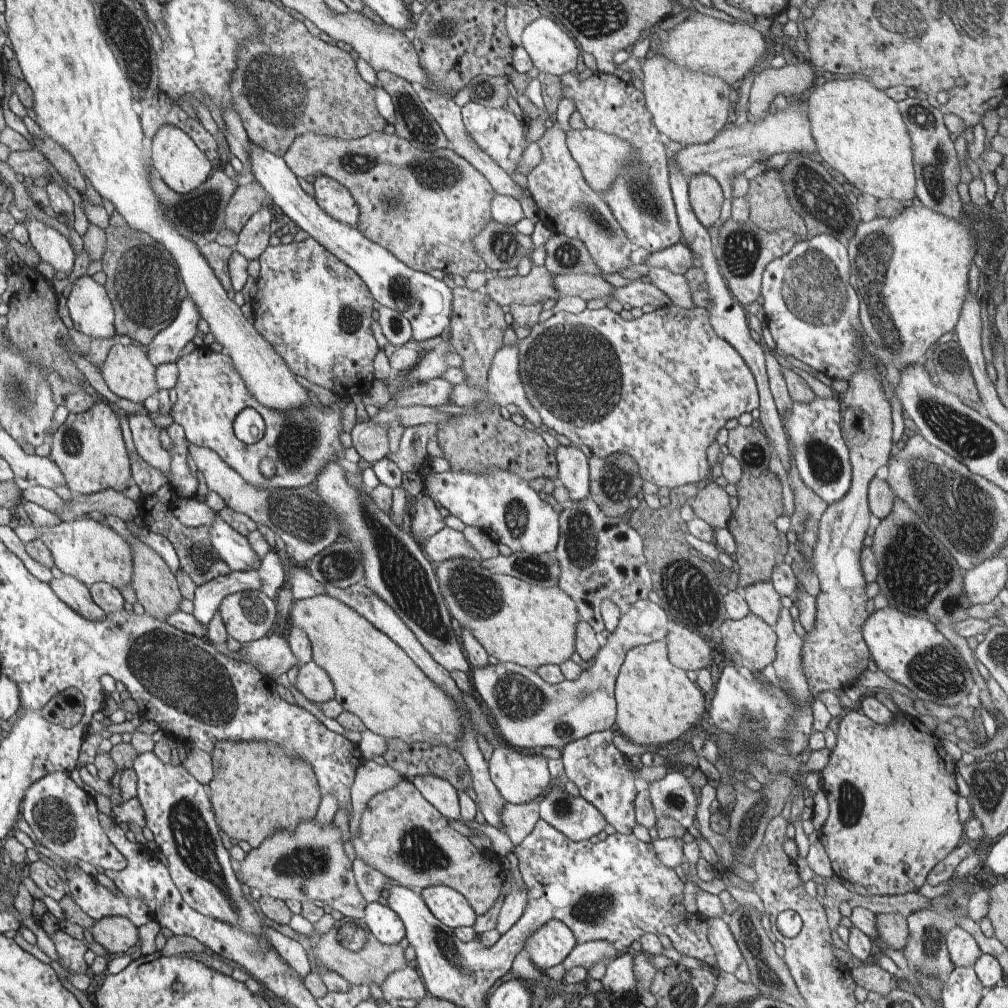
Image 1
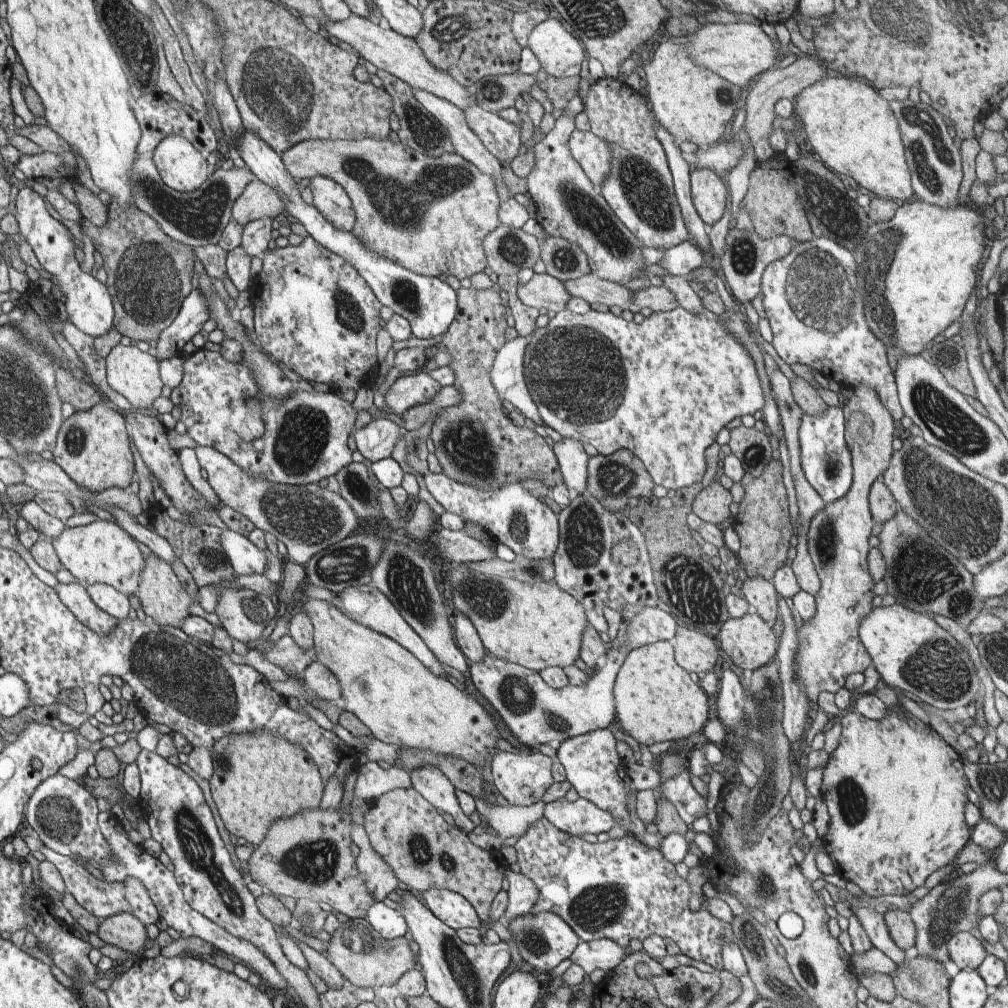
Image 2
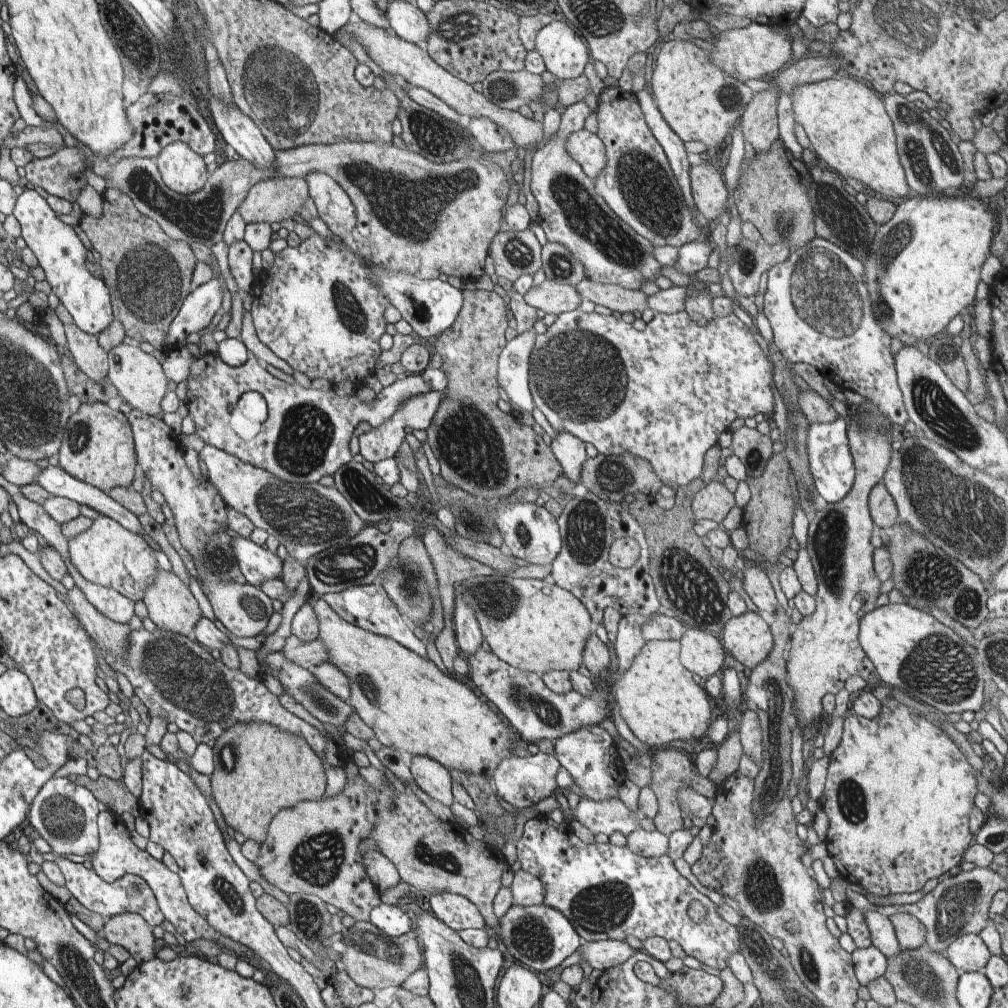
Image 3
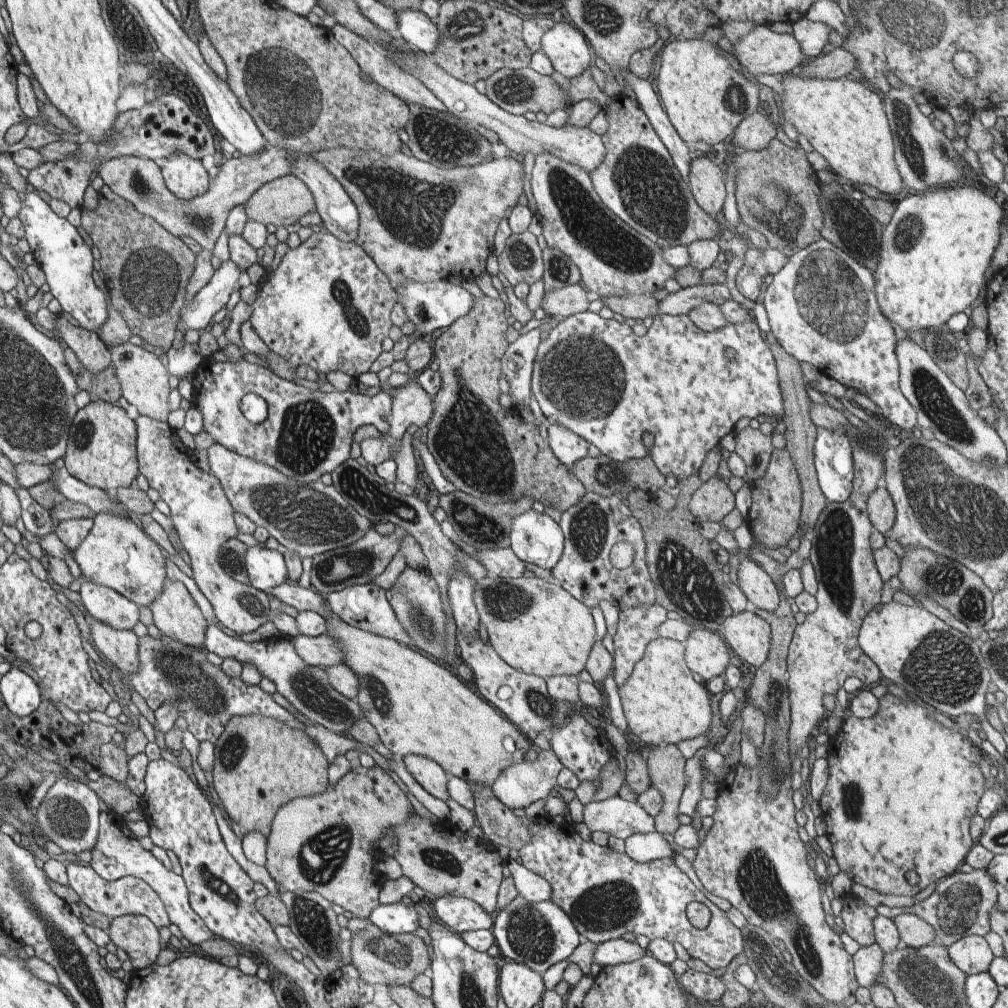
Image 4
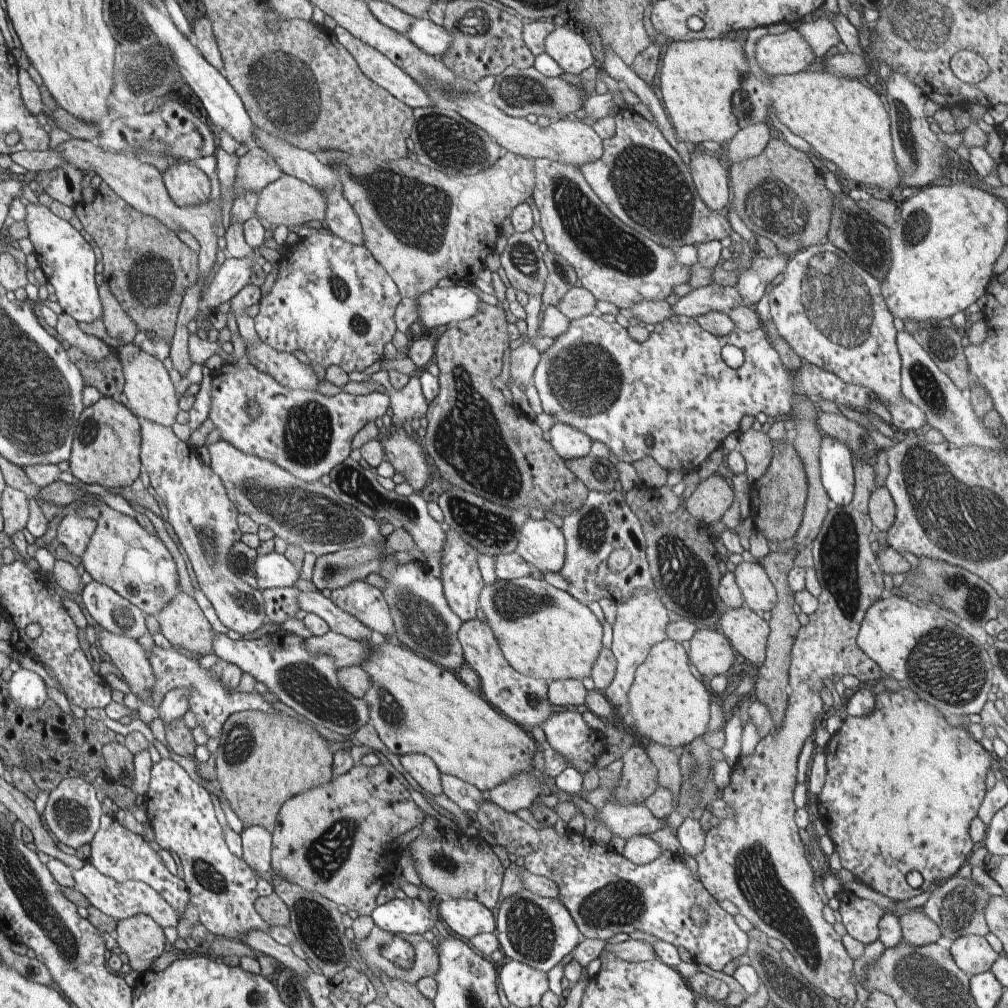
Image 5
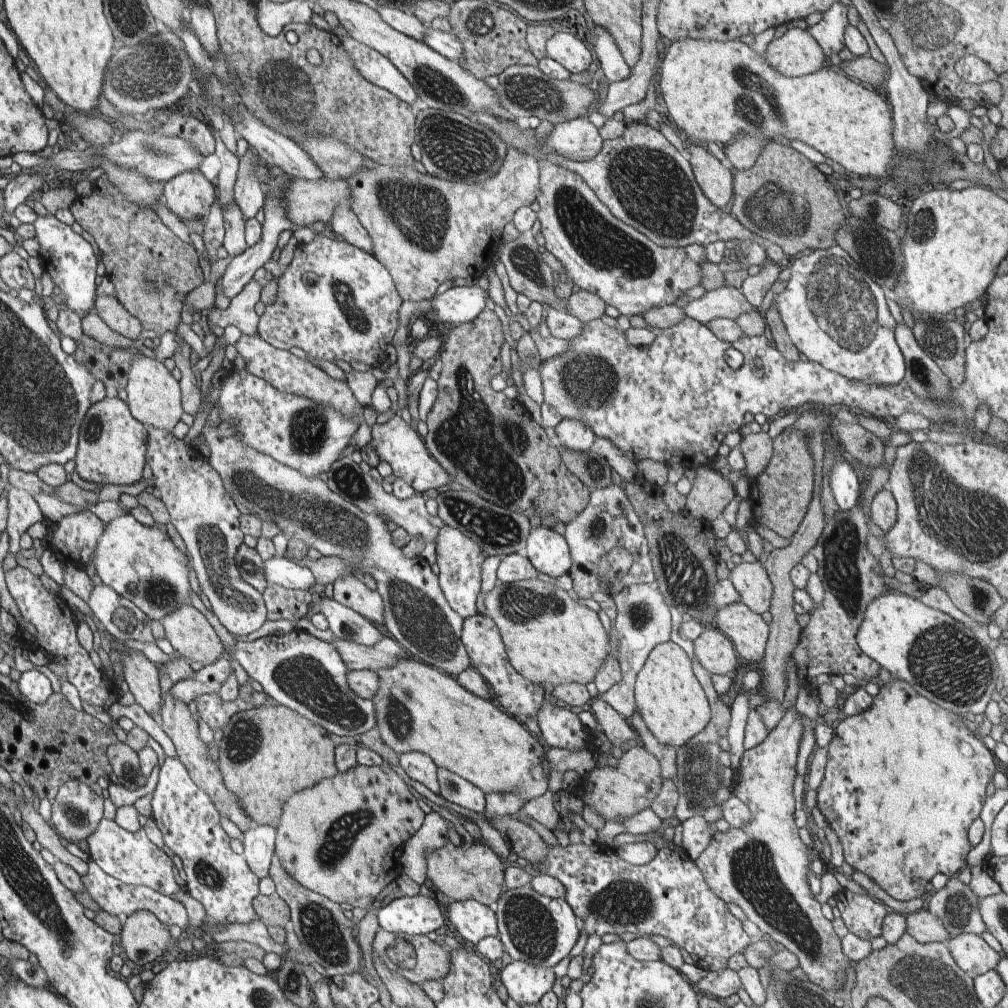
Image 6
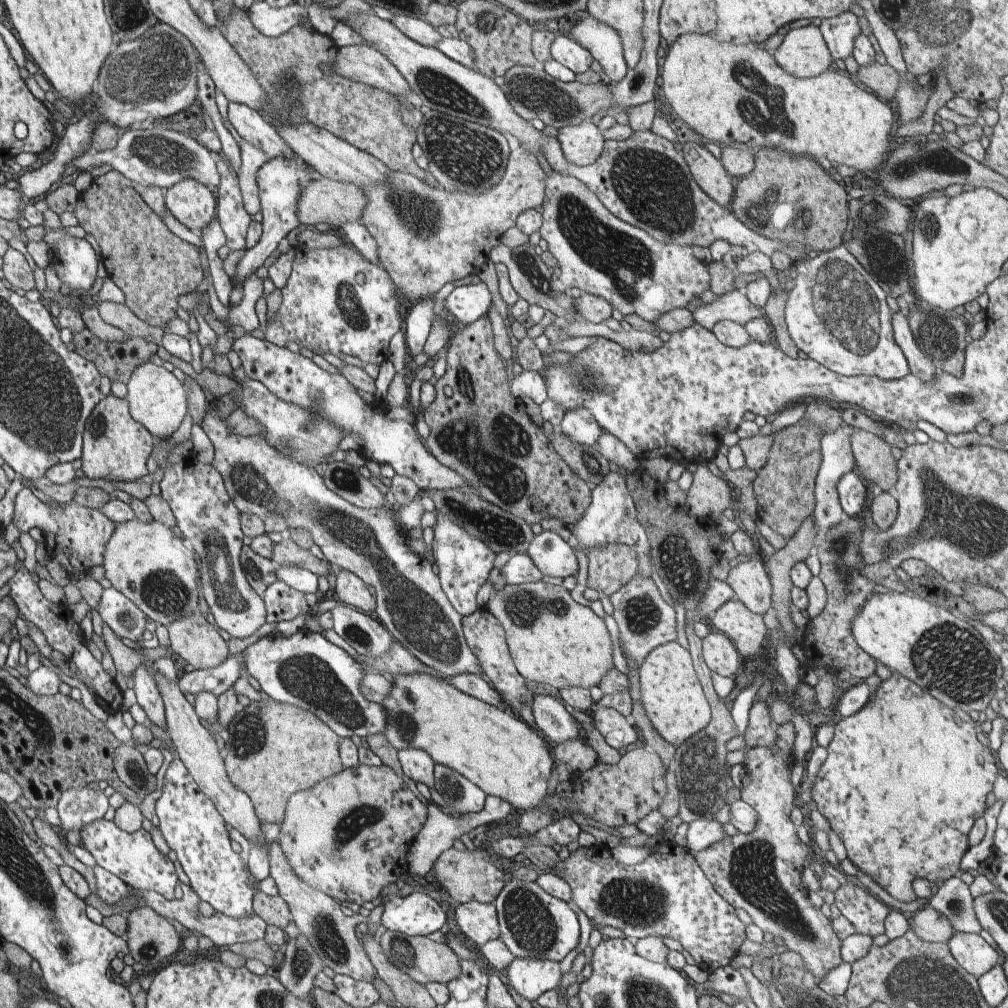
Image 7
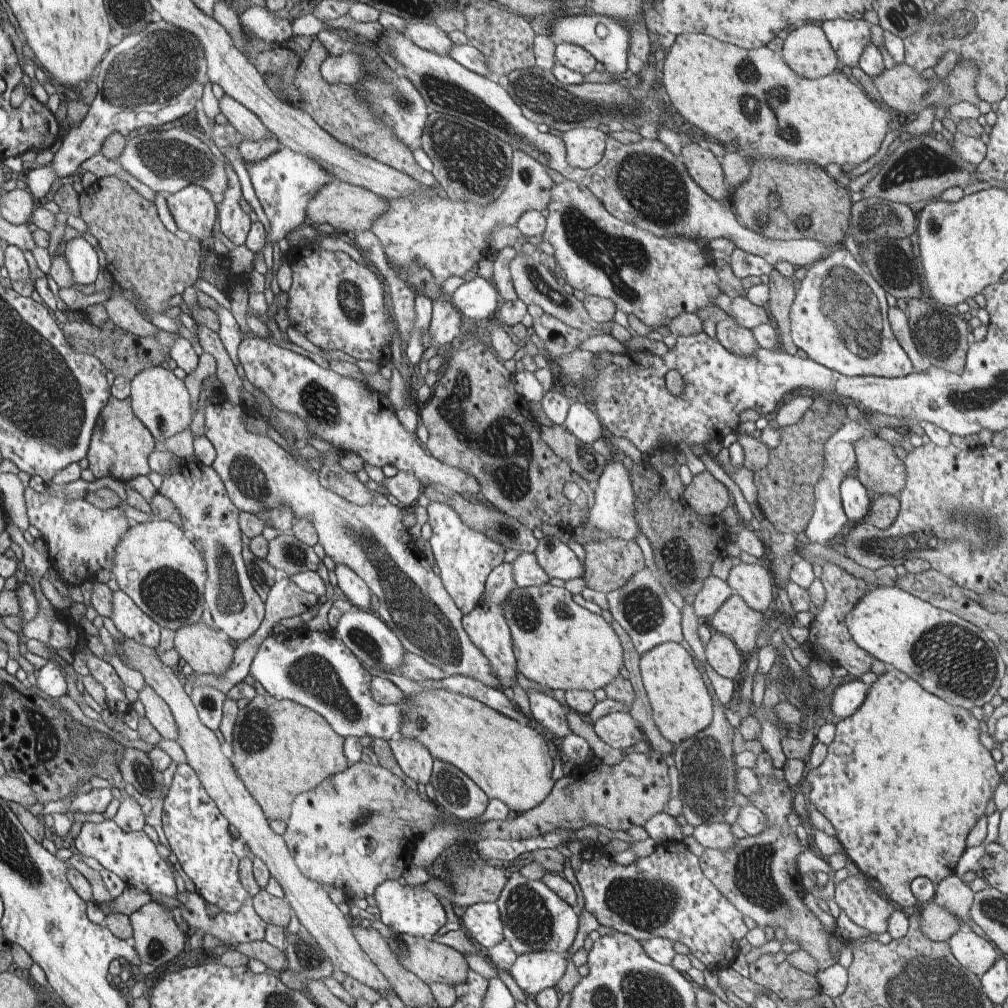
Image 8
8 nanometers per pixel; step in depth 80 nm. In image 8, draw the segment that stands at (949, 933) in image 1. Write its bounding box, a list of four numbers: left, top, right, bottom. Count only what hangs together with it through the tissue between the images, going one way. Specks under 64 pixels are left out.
[947,925,1001,976]

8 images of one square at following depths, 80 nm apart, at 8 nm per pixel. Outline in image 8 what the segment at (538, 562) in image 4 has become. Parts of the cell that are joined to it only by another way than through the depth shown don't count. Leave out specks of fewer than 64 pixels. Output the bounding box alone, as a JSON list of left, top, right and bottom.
[534,535,585,581]

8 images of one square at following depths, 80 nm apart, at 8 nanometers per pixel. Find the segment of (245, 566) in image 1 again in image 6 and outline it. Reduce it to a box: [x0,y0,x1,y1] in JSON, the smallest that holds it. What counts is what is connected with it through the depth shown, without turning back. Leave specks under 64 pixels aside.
[263,556,316,591]

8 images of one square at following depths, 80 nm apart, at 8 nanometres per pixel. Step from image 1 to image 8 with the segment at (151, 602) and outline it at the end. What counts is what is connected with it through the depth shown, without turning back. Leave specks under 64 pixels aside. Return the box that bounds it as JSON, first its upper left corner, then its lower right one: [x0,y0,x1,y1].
[175,622,235,676]

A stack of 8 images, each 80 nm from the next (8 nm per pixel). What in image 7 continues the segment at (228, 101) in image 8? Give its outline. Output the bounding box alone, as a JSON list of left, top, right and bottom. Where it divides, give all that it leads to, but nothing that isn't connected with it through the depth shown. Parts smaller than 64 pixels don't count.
[227,101,294,159]

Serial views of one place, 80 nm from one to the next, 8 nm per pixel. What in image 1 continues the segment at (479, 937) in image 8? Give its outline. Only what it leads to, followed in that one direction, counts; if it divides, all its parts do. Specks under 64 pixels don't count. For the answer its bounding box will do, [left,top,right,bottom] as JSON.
[420,885,477,928]

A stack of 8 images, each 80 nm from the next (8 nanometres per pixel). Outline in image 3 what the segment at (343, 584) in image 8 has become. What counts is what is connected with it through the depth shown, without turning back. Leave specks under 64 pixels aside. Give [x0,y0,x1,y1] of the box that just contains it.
[322,582,430,660]

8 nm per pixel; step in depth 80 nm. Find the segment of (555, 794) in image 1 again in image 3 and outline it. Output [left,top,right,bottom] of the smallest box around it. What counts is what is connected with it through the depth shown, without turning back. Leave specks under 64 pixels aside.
[548,797,657,837]

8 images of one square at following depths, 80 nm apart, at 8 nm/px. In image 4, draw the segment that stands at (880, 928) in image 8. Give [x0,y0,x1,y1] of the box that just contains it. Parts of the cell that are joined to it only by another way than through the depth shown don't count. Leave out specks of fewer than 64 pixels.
[841,895,877,947]

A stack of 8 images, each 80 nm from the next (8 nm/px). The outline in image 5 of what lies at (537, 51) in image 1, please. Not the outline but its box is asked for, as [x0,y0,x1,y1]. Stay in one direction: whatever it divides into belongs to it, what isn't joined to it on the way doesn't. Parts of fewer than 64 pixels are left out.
[544,26,596,75]

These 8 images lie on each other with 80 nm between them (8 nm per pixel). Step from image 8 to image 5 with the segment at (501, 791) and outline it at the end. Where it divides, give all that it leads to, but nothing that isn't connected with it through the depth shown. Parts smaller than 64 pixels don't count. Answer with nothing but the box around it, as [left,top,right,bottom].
[359,639,538,792]

